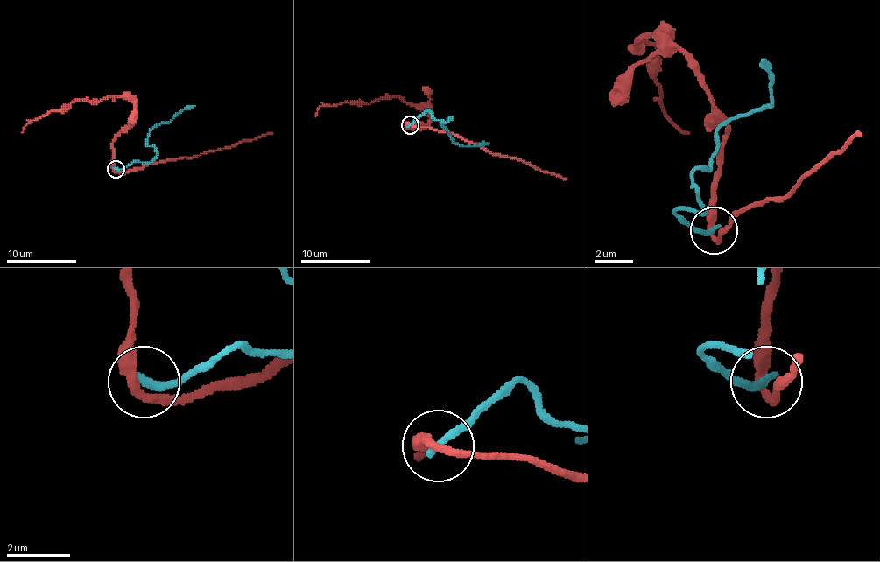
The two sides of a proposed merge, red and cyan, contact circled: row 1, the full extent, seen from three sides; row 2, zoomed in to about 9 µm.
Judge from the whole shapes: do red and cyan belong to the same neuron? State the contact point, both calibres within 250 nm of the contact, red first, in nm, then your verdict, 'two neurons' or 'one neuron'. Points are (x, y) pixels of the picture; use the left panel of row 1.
(116, 169) | 300/260 nm | two neurons

